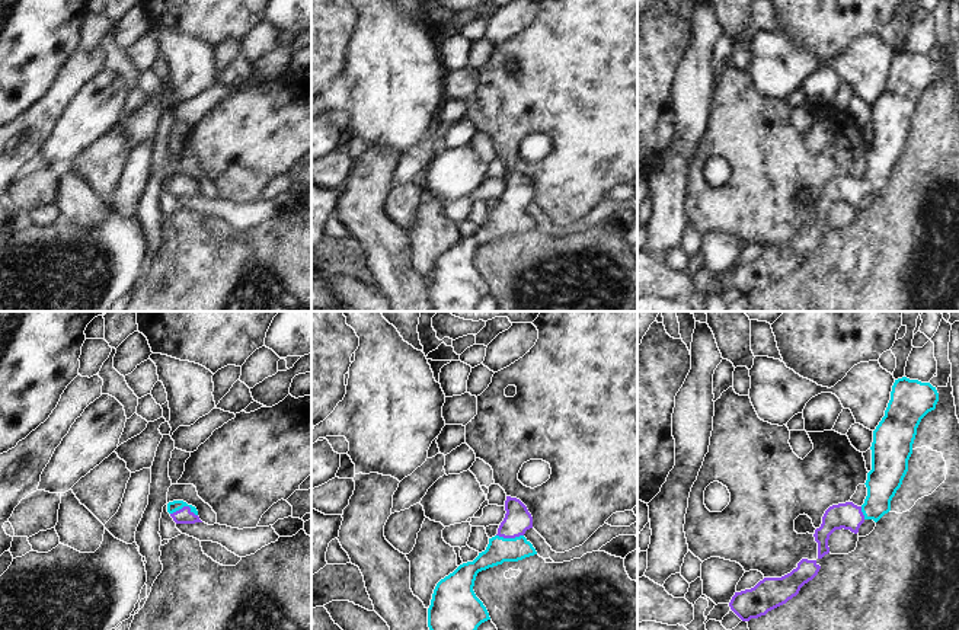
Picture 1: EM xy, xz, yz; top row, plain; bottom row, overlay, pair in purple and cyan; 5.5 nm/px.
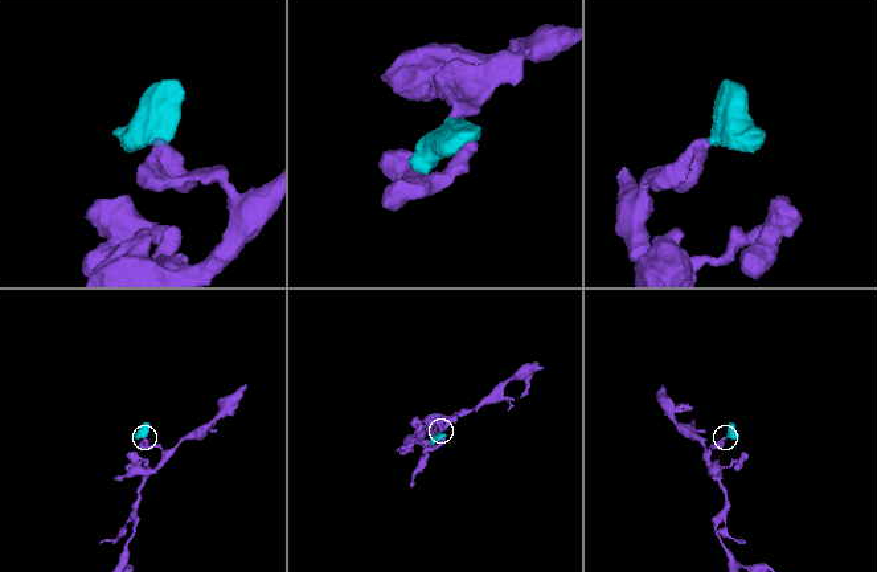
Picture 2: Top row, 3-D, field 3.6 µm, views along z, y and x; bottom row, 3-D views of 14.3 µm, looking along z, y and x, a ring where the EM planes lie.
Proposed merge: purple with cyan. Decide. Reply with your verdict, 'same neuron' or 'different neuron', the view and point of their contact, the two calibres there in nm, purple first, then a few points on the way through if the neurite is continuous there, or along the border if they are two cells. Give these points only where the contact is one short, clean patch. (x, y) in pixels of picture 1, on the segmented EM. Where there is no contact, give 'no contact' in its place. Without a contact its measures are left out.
same neuron; meets purple in xy at (184, 507); 90 nm thick on the purple side, 60 nm on the other; runs through xy (184, 515), (184, 507), (172, 507)

